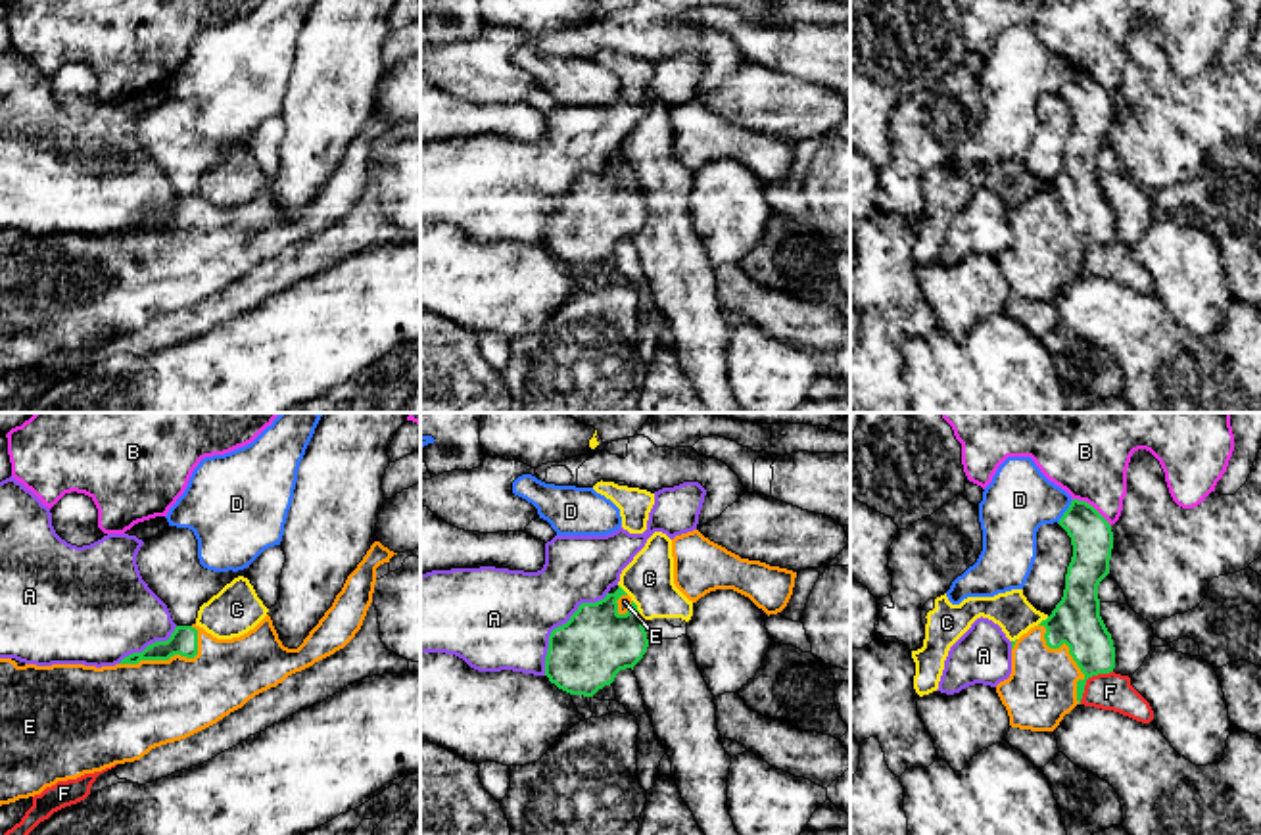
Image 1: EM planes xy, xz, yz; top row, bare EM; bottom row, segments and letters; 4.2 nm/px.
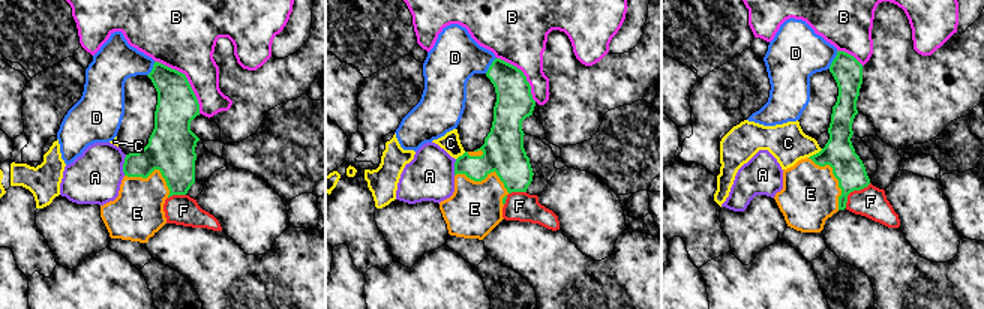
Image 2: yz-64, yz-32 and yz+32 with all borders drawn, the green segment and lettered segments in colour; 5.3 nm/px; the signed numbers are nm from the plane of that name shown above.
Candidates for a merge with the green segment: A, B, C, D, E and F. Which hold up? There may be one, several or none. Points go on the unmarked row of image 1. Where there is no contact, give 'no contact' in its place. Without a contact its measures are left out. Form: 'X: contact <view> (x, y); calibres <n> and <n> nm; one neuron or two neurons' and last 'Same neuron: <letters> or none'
A: contact xz (559, 196); calibres 320 and 420 nm; two neurons
B: contact yz (1093, 77); calibres 180 and 300 nm; two neurons
C: contact xz (638, 181); calibres 300 and 200 nm; two neurons
D: contact yz (1066, 81); calibres 180 and 280 nm; two neurons
E: contact xy (169, 227); calibres 120 and 360 nm; one neuron
F: contact yz (1087, 248); calibres 200 and 160 nm; two neurons
Same neuron: E

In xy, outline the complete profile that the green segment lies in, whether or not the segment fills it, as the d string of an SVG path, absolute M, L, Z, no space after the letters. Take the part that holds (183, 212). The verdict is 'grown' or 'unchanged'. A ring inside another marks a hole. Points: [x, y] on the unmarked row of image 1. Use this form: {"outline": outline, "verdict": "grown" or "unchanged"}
{"outline": "M374 111L357 138L347 146L332 177L297 219L282 215L267 184L253 200L232 209L217 209L196 194L177 196L167 211L155 211L142 223L125 227L115 236L19 236L12 228L0 228L0 376L40 365L58 351L77 349L115 334L140 330L155 317L186 309L217 294L255 265L276 257L288 246L344 219L361 200L372 173L376 138L390 132L393 125L397 123Z", "verdict": "grown"}

